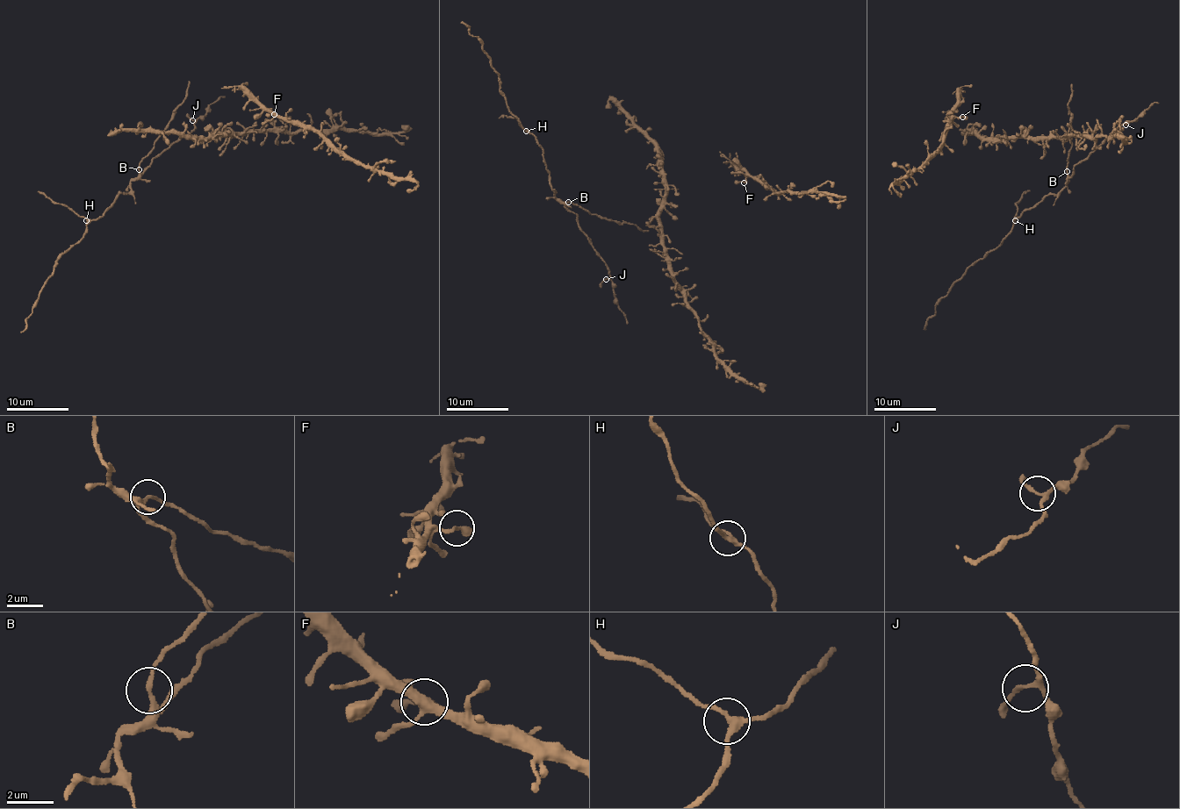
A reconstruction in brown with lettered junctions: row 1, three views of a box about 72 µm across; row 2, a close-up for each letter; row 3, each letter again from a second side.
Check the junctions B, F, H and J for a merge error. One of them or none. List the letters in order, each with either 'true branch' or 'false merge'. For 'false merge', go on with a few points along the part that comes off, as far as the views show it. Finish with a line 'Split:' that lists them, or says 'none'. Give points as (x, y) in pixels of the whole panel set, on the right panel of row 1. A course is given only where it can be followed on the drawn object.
B: true branch
F: true branch
H: true branch
J: true branch
Split: none

